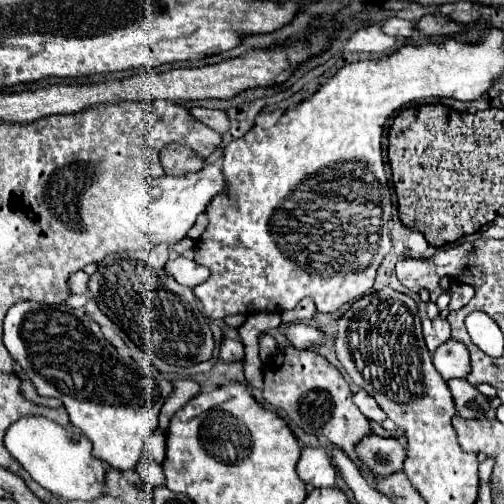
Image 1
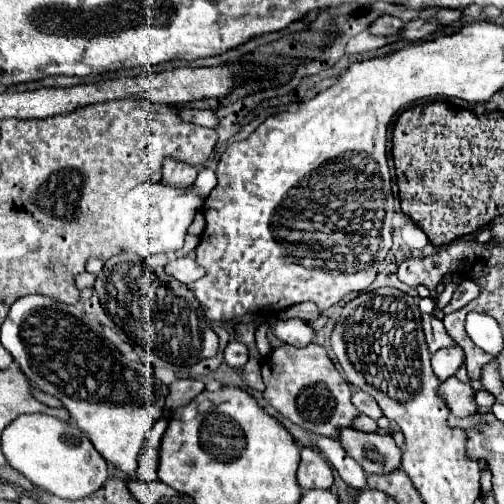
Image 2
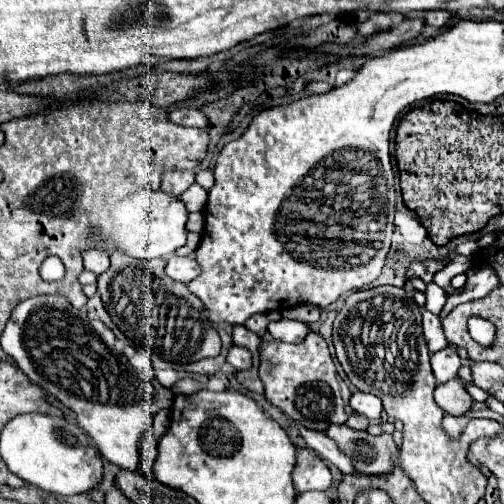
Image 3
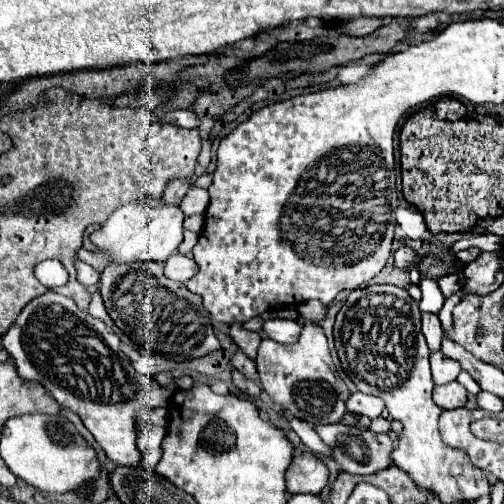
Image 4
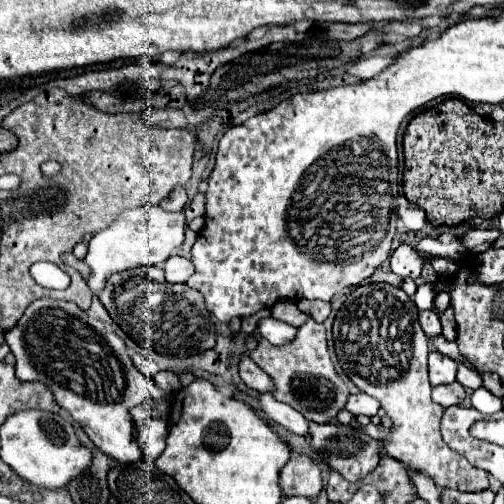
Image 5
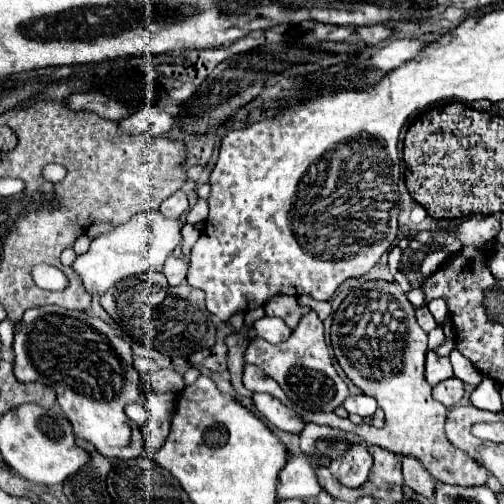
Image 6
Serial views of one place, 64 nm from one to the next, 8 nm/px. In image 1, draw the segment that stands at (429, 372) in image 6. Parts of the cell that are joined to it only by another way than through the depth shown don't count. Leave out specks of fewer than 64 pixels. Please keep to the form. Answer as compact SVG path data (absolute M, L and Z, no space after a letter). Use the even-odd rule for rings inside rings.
M452 338L434 352L432 362L444 380L466 378L466 374L470 372L470 360L468 360L466 346Z

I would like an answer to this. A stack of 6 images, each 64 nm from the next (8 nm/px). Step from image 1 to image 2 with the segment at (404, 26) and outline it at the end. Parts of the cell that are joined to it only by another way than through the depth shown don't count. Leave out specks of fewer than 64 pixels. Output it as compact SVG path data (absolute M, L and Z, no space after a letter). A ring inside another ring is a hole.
M380 16L368 26L368 32L370 34L380 34L380 36L396 36L402 28L404 28L404 22L400 18L396 18L396 16Z

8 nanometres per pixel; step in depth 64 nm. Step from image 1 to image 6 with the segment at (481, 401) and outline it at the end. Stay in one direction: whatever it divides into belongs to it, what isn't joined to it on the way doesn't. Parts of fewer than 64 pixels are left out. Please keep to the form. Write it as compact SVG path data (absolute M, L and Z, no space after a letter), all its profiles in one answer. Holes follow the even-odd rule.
M458 378L444 380L444 382L440 382L438 386L434 386L432 396L434 396L434 400L438 400L438 402L442 402L444 406L452 408L452 406L456 406L456 404L462 400L462 396L464 396L464 382L458 380Z

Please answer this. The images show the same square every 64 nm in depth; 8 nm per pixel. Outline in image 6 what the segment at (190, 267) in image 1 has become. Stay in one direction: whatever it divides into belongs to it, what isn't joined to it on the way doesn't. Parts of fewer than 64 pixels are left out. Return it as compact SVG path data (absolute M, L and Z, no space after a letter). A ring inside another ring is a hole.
M168 256L166 264L164 264L164 270L162 274L168 278L168 284L172 286L178 286L184 282L186 278L186 272L188 272L188 262L178 258L178 256Z

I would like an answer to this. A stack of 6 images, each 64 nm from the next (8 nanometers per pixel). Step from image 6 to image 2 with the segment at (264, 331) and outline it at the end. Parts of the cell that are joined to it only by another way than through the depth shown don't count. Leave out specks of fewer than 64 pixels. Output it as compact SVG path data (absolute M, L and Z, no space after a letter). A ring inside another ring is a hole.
M298 318L278 320L272 326L272 332L276 338L280 338L282 342L288 342L292 346L304 346L304 344L310 344L314 340L312 326L304 320L298 320Z

